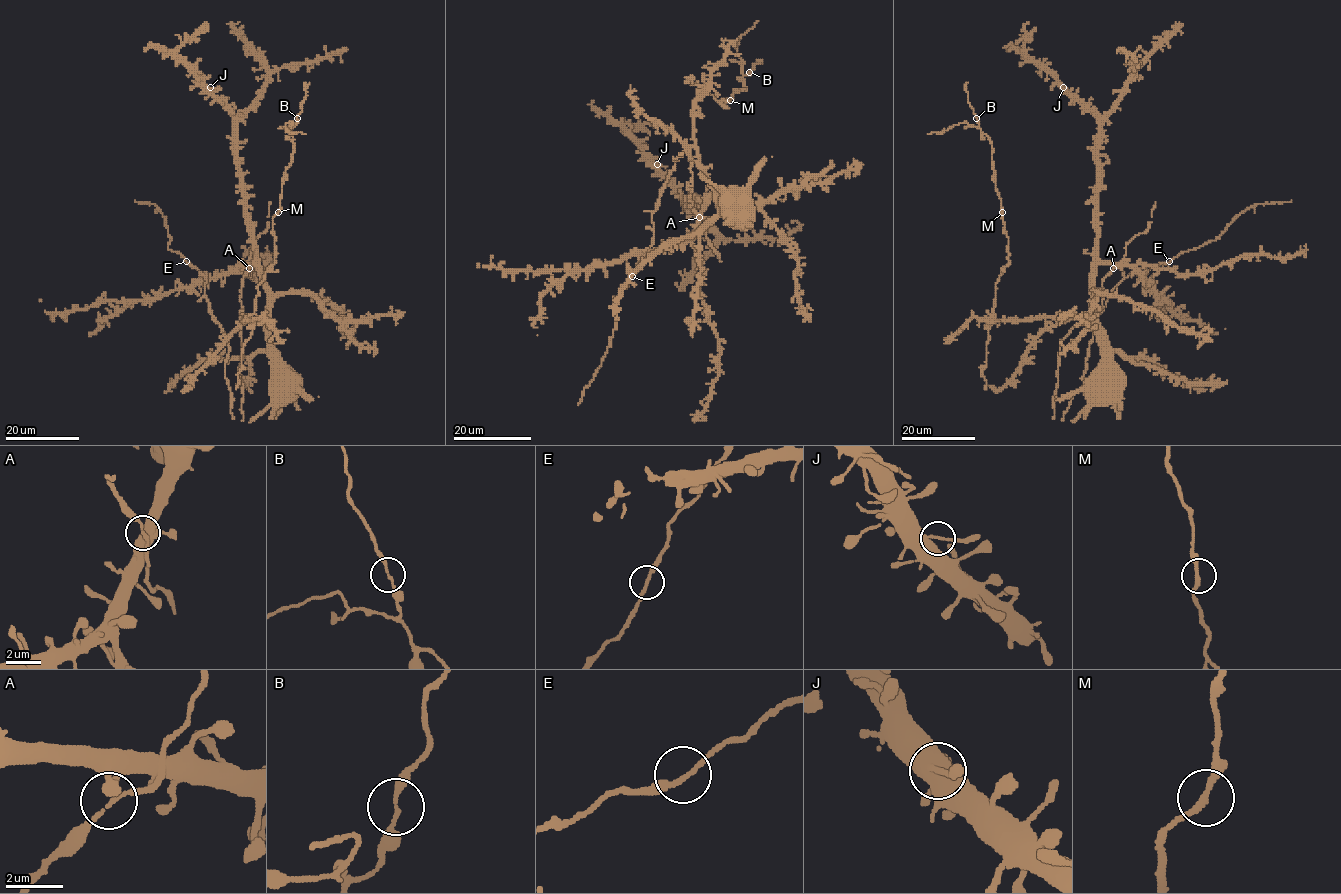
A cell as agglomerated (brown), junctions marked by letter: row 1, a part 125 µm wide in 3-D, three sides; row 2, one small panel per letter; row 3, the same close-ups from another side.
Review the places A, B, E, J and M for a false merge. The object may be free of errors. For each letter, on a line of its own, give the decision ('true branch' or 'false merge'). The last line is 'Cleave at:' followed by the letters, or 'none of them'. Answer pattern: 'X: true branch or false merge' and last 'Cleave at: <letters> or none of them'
A: true branch
B: true branch
E: true branch
J: true branch
M: true branch
Cleave at: none of them

